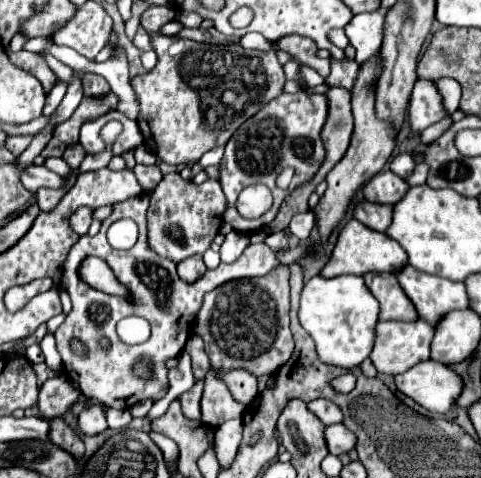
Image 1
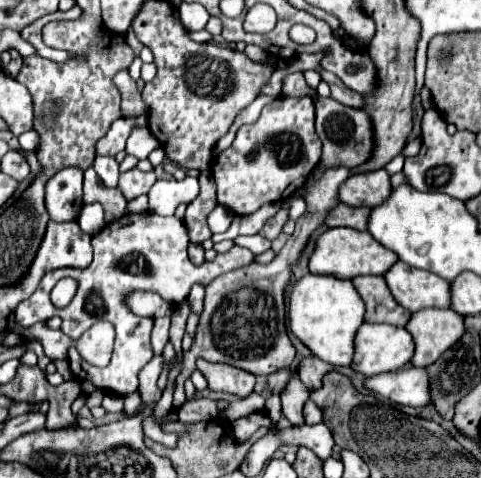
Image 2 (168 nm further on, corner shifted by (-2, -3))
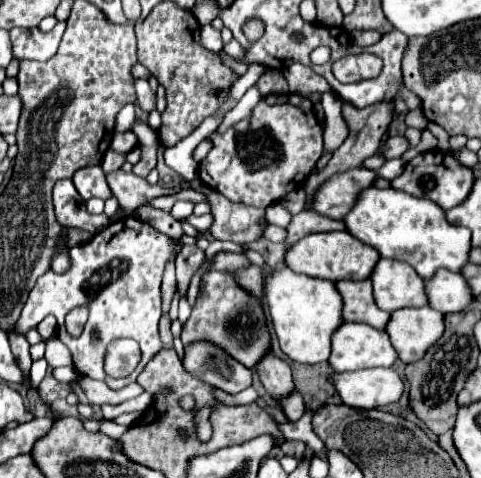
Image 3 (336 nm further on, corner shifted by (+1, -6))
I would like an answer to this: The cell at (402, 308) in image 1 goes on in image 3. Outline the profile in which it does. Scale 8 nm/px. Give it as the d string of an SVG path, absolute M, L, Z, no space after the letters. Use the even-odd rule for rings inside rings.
M340 280L336 282L336 290L344 298L344 306L342 306L344 322L364 322L372 328L384 330L390 314L374 304L370 280L360 280L360 282Z

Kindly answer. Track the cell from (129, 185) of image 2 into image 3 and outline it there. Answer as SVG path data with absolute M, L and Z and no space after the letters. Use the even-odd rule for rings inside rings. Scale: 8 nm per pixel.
M110 172L106 176L108 186L112 190L112 194L118 198L120 206L126 210L126 214L132 214L136 208L148 204L152 198L160 196L168 196L179 193L181 188L179 185L166 188L166 186L150 186L144 178L132 174L132 172Z

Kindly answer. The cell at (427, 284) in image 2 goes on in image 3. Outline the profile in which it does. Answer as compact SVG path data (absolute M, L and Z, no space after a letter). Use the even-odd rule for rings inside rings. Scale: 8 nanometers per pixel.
M380 258L370 276L374 286L374 302L380 310L394 312L406 306L426 306L424 280L412 266L400 260Z

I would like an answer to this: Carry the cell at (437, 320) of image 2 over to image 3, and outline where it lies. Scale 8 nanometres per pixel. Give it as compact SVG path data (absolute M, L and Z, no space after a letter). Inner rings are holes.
M430 306L396 310L390 314L384 330L390 336L398 358L404 364L410 364L424 358L426 350L444 334L444 314Z

